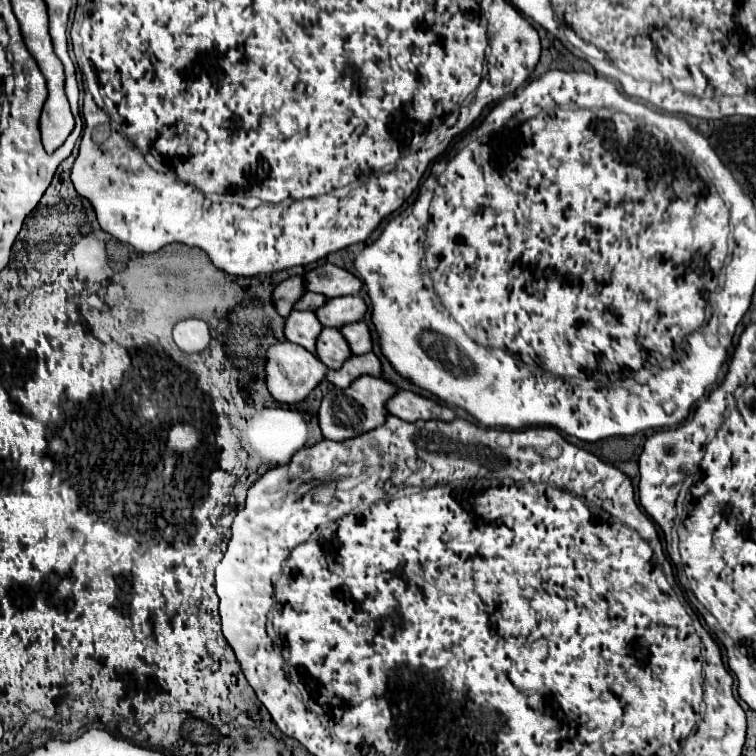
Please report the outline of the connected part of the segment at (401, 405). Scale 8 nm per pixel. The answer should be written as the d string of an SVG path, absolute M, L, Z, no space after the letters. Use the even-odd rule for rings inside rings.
M398 391L388 403L386 403L386 411L390 415L396 415L402 421L414 423L414 421L428 421L428 419L438 419L438 421L452 421L456 419L456 413L446 407L440 405L432 399L426 399L418 393L412 391Z

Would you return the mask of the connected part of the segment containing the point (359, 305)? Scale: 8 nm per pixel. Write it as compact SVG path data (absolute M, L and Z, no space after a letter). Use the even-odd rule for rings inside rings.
M346 295L346 297L328 299L314 313L316 313L318 321L322 323L322 327L336 327L338 329L340 325L360 321L366 313L366 303L358 295Z

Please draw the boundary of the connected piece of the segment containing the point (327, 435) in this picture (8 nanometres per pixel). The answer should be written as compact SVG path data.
M362 375L356 381L350 383L348 389L332 389L330 393L324 395L320 409L318 409L318 425L322 429L324 439L330 441L346 441L352 437L358 437L370 429L376 429L378 425L384 423L384 403L396 393L396 385L384 381L382 377L370 377Z

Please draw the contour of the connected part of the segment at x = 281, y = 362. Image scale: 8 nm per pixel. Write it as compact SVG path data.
M288 341L276 343L272 347L268 347L266 355L264 355L264 379L266 379L266 387L268 393L280 401L280 403L300 403L302 399L308 397L308 393L326 377L326 365L322 361L318 361L312 353L308 353L304 347L300 345L292 345Z

